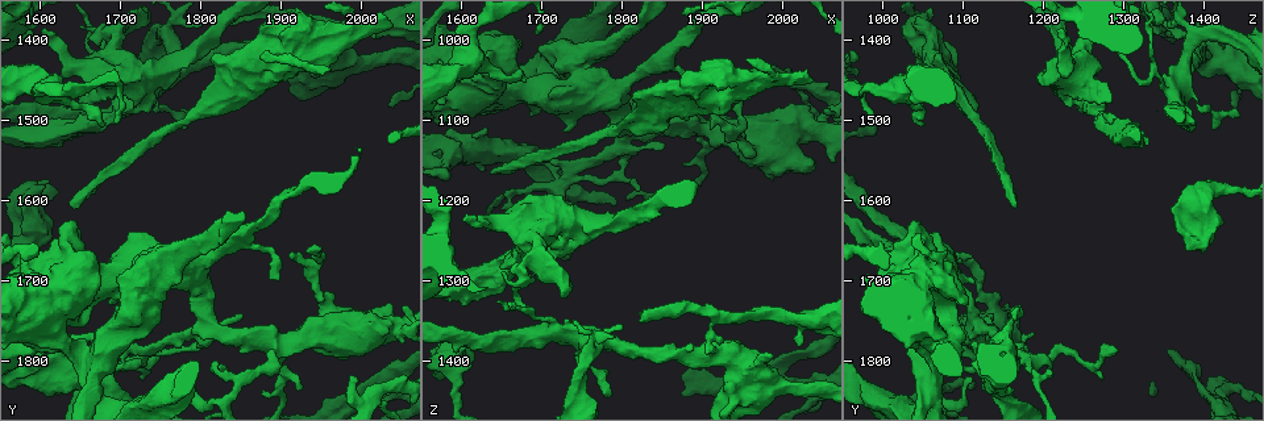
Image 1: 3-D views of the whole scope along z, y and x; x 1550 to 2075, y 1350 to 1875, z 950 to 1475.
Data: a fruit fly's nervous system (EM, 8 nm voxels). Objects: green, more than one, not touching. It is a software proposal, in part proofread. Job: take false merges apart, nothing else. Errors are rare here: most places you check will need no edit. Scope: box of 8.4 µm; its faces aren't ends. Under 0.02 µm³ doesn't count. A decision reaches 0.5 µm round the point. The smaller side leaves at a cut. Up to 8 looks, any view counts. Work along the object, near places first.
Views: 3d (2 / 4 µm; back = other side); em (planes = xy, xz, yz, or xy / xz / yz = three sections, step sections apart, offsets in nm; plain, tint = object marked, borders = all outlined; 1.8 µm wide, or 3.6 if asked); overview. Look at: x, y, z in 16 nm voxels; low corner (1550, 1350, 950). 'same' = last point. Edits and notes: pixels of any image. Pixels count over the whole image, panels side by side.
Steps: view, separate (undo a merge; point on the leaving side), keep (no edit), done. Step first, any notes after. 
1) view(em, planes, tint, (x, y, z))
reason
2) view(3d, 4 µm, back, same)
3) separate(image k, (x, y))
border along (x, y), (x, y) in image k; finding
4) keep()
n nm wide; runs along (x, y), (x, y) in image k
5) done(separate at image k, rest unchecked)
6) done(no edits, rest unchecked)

view(3d, 4 µm, back, (2045, 1760, 1110))
abrupt turn

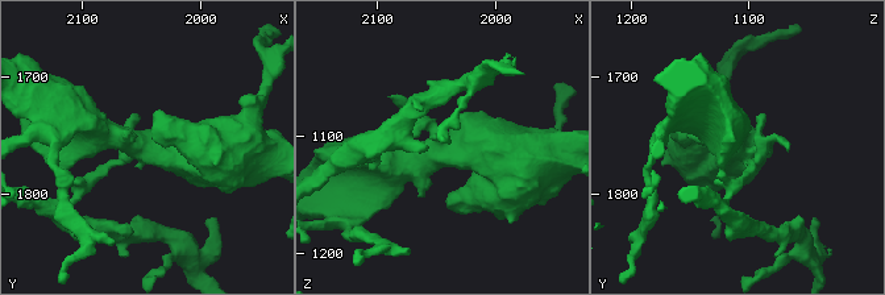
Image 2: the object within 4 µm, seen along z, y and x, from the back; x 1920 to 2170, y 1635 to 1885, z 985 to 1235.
view(em, 3.6 µm, planes, tint, (2048, 1760, 1112))
need the tissue

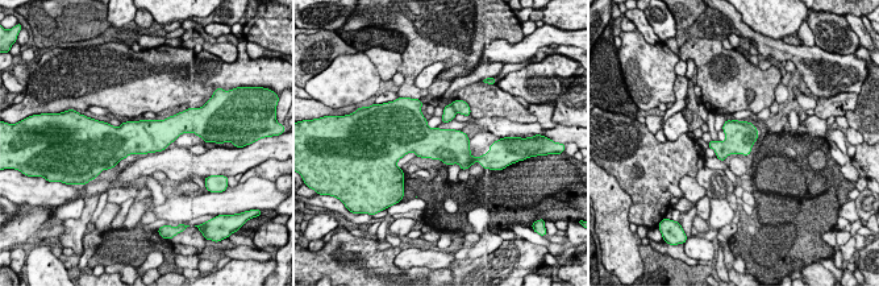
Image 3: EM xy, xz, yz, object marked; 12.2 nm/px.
separate(image 3, (461, 107))
a second cell is stuck on

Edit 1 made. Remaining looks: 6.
view(3d, 4 µm, (1765, 1670, 1015))
three arms meet

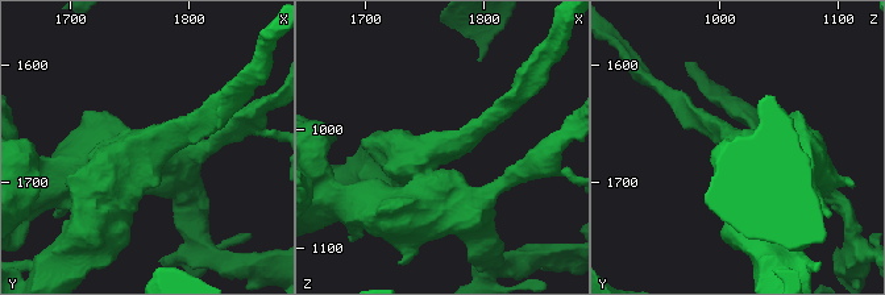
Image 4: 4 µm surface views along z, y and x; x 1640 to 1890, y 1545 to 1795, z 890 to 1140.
view(em, 3.6 µm, planes, tint, (1764, 1668, 1016))
3 arms; arms of 220, 550, 700 nm; now the EM

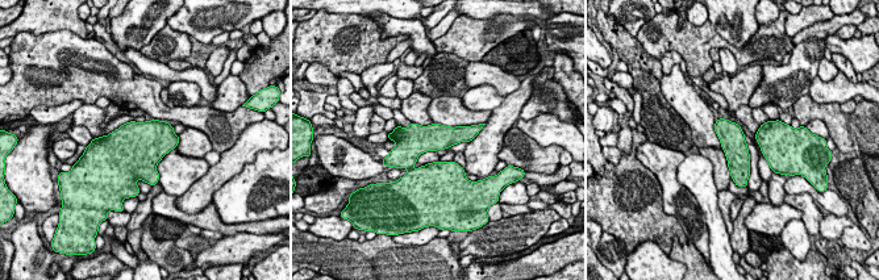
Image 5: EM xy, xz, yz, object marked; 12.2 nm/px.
keep()
one cell here

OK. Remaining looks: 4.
done(separate at image 3, rest unchecked)

